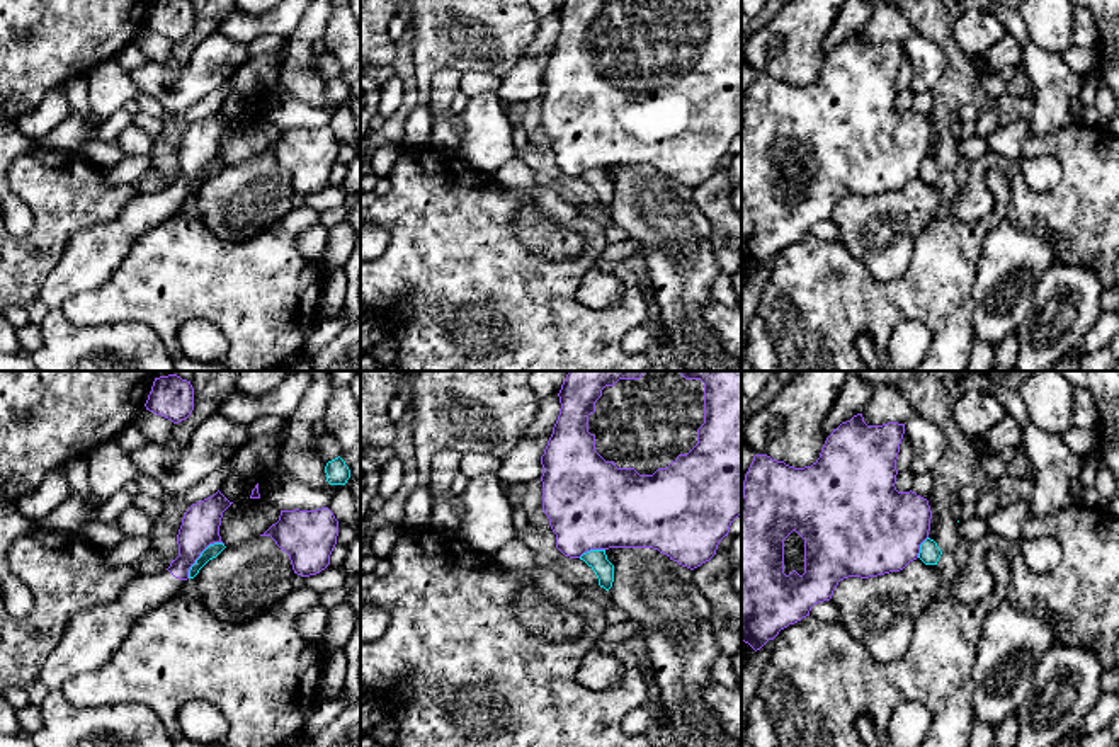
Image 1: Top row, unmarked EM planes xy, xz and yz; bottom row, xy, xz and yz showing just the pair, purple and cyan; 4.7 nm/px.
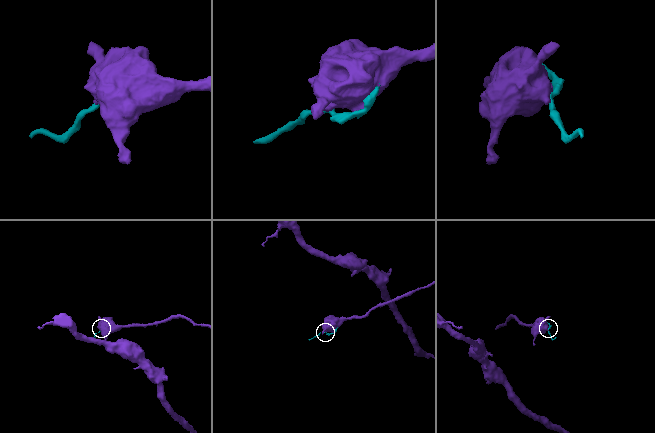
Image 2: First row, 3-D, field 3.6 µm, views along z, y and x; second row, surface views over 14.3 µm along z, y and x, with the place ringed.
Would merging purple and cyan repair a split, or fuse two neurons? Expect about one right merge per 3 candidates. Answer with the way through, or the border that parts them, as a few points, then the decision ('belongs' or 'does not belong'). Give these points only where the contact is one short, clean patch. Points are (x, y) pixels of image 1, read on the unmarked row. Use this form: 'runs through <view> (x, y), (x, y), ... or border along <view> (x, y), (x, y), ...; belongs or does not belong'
belongs

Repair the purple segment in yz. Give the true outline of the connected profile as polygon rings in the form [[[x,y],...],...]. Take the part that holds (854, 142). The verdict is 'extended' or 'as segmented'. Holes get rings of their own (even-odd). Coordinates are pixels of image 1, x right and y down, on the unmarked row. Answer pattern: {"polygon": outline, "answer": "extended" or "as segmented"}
{"polygon": [[[857,32],[833,48],[811,85],[794,87],[767,73],[753,75],[741,116],[741,260],[755,271],[781,248],[809,235],[815,223],[830,220],[844,197],[900,191],[917,177],[925,184],[937,184],[942,170],[929,157],[929,119],[895,105],[903,53],[905,43],[867,44],[862,32]]], "answer": "extended"}

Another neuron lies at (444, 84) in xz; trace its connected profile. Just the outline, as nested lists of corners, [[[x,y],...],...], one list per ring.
[[[442,68],[430,77],[430,90],[429,90],[429,112],[442,114],[452,119],[456,131],[459,134],[459,141],[464,134],[464,123],[459,114],[452,111],[452,99],[459,90],[461,71]]]

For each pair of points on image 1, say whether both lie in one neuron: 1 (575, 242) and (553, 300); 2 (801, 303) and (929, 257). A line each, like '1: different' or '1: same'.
1: different
2: same

